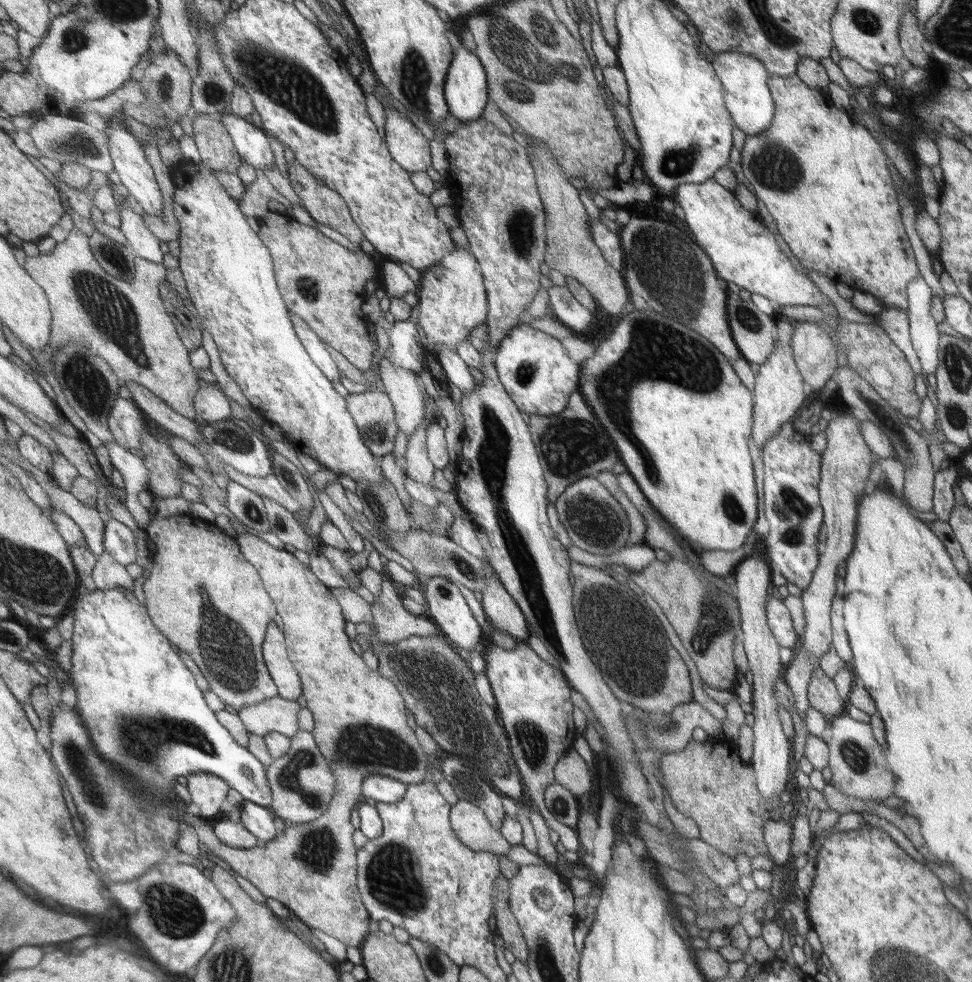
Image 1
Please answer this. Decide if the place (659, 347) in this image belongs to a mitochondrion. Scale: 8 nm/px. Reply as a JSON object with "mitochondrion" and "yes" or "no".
{"mitochondrion":"yes"}

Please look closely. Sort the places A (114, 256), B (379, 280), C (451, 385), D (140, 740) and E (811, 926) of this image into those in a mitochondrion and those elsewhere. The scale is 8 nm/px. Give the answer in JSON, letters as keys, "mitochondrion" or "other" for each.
{"A":"mitochondrion","B":"other","C":"other","D":"mitochondrion","E":"other"}

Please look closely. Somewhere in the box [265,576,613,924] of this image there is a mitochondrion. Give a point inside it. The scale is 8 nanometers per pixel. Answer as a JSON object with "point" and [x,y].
{"point":[446,694]}

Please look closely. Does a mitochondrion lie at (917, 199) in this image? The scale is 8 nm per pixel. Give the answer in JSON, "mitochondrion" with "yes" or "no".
{"mitochondrion":"no"}

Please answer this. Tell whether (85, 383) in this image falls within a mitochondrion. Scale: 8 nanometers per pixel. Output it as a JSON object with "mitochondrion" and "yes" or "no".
{"mitochondrion":"yes"}

